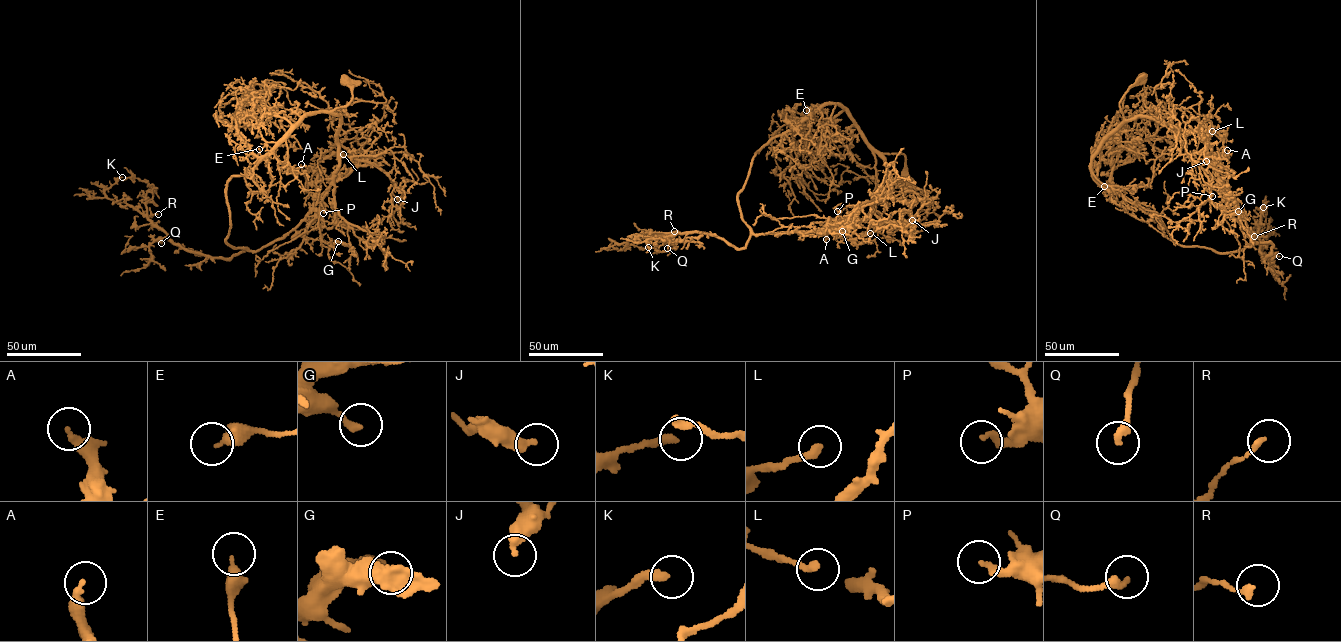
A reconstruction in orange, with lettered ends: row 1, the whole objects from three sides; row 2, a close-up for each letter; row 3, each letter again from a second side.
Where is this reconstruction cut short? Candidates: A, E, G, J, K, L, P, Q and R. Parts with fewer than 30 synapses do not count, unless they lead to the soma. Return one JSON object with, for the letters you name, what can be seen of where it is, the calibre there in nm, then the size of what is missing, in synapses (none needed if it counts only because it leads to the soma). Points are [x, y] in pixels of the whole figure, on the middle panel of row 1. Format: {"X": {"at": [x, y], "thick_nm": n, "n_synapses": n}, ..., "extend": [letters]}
{"extend": []}

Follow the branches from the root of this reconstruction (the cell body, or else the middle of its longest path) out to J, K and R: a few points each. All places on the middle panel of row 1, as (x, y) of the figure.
J: (899, 182), (904, 155), (884, 153), (885, 180), (872, 209), (883, 220), (912, 226), (910, 213), (912, 220)
K: (899, 182), (904, 155), (884, 153), (872, 205), (821, 229), (739, 249), (676, 231), (626, 245), (648, 247)
R: (899, 182), (904, 155), (884, 153), (872, 205), (821, 229), (738, 249), (663, 237), (674, 231)

